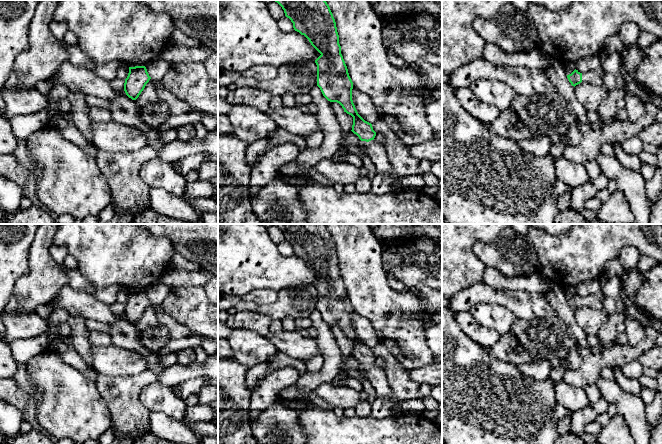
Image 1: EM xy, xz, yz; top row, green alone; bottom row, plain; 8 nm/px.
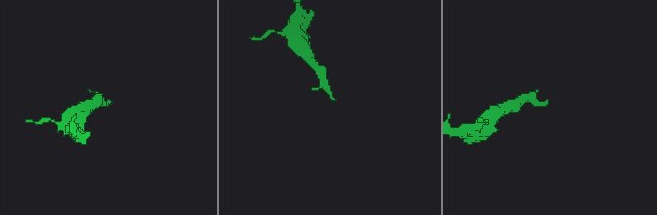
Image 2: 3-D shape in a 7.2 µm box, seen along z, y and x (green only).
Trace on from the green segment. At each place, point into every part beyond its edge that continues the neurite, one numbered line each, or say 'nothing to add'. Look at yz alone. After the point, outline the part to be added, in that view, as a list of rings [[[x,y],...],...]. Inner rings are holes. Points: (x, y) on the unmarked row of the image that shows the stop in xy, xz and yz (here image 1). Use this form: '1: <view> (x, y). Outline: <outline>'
1: yz (595, 301). Outline: [[[602,290],[598,293],[582,297],[582,306],[588,306],[594,309],[602,309],[604,297],[605,294]]]

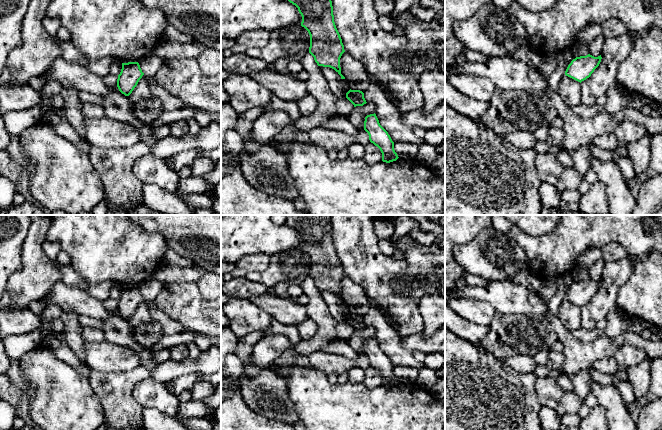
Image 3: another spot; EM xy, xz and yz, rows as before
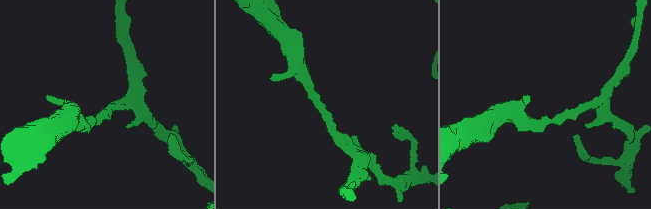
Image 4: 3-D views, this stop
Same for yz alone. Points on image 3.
nothing to add

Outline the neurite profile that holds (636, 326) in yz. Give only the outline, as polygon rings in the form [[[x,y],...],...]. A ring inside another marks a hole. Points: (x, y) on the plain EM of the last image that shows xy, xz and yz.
[[[630,319],[628,330],[640,334],[646,328],[646,322],[641,319]]]

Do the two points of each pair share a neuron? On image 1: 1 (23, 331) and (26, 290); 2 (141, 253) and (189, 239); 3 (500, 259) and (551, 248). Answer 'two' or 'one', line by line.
1: two
2: two
3: two

